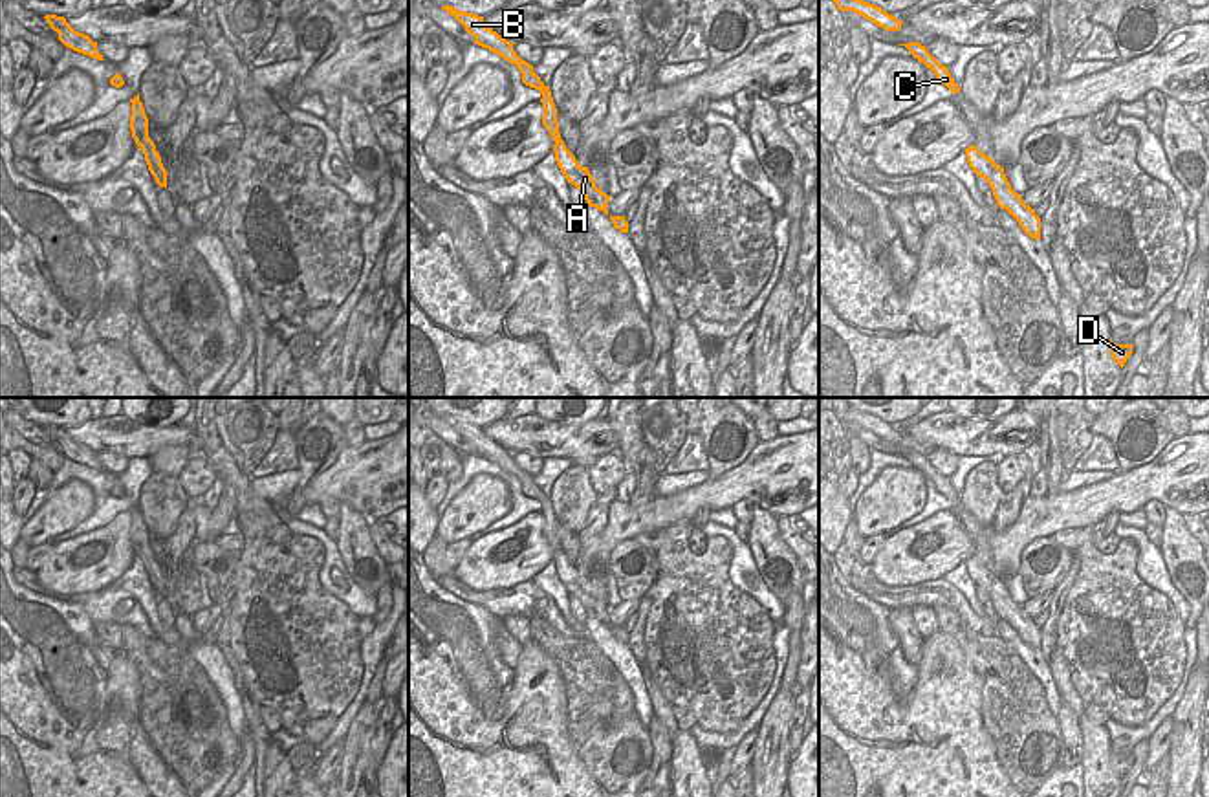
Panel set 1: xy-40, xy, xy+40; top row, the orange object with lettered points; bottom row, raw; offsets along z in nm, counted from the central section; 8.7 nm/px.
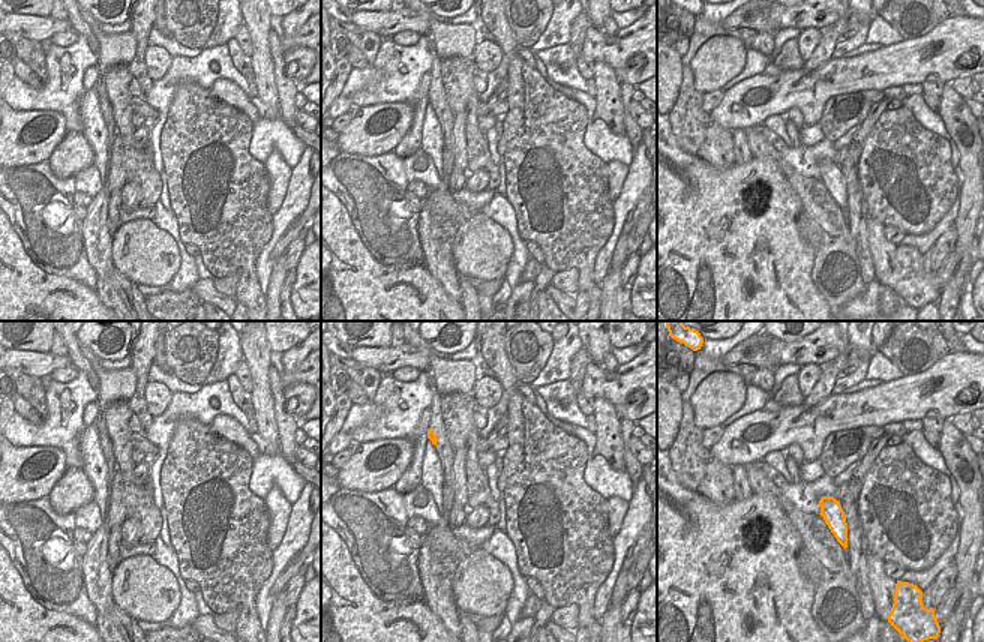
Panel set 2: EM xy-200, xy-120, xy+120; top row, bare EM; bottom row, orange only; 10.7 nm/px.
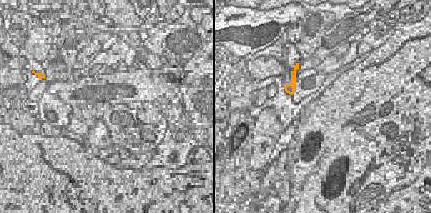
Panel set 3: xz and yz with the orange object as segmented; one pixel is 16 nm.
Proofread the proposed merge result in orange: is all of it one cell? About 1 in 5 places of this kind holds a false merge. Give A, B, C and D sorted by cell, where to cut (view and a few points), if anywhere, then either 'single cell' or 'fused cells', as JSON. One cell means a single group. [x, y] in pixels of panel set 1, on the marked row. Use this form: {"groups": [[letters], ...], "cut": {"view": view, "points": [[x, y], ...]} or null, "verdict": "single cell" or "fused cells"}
{"groups": [["A", "B", "C", "D"]], "cut": null, "verdict": "single cell"}

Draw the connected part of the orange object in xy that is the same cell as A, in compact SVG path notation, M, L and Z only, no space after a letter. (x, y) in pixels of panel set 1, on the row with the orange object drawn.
M443 5L441 9L445 9L451 16L454 16L465 27L465 31L474 37L474 44L515 64L522 73L522 82L542 93L542 99L540 99L542 108L544 108L542 125L546 126L546 130L555 141L553 152L555 152L555 161L561 172L564 174L568 183L575 185L581 191L581 194L586 200L586 205L595 207L603 211L604 214L608 214L606 205L608 205L610 196L595 187L595 180L592 178L588 167L581 167L575 156L566 148L564 141L561 139L559 123L557 123L557 108L555 108L550 86L546 86L540 81L540 77L533 71L533 66L529 62L522 60L515 53L513 42L506 40L504 37L500 37L496 31L493 31L491 27L484 24L484 16L458 11L452 5Z

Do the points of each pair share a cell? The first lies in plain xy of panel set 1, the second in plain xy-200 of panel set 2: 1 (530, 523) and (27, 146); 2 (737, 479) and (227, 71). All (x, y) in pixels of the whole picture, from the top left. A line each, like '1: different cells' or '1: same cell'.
1: same cell
2: different cells

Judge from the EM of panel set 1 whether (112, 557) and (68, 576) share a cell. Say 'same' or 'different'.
same

